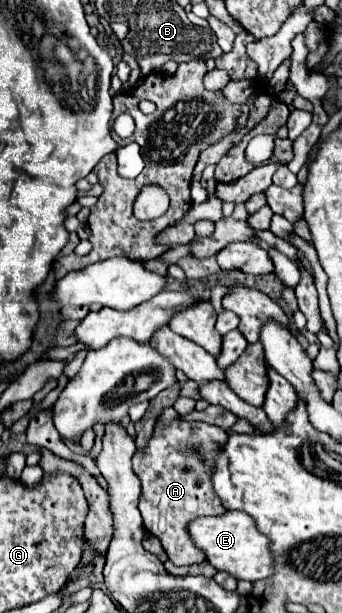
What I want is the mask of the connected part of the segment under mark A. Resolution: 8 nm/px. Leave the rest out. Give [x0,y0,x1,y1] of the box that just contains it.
[133,419,227,565]

